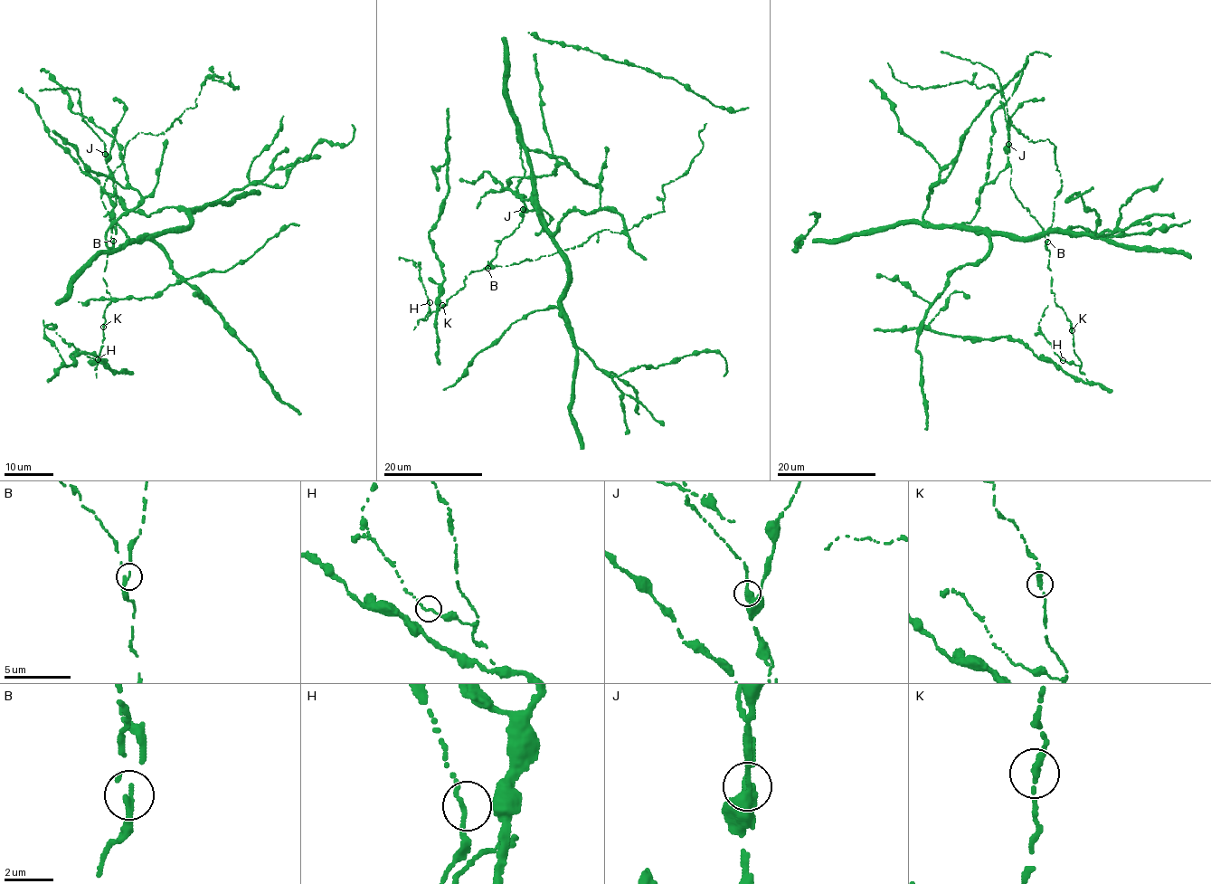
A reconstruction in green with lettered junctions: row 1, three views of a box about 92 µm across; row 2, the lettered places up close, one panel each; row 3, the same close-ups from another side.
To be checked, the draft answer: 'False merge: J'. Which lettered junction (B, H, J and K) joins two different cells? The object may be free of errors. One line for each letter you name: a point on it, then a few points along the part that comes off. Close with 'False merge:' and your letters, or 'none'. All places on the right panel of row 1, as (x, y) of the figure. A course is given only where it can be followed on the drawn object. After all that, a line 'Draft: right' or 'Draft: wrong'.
J: (1008, 144)
False merge: J
Draft: right

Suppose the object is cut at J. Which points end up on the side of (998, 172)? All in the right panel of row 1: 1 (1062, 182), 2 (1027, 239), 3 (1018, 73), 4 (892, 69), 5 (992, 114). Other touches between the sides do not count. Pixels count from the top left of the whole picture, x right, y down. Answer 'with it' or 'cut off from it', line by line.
1: cut off from it
2: with it
3: with it
4: cut off from it
5: with it

